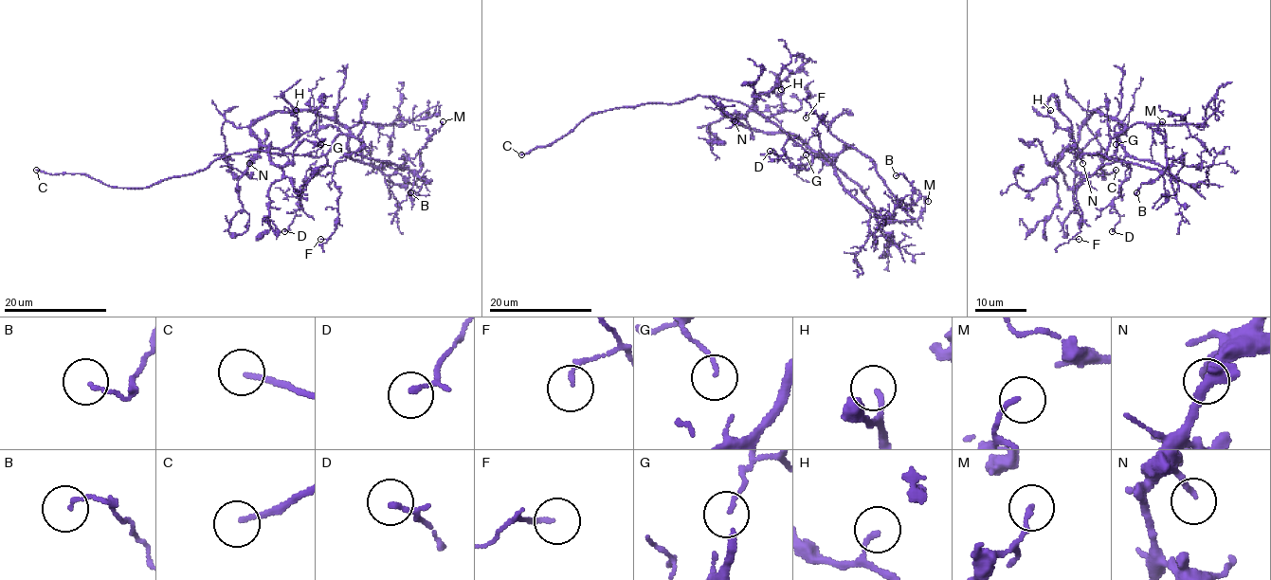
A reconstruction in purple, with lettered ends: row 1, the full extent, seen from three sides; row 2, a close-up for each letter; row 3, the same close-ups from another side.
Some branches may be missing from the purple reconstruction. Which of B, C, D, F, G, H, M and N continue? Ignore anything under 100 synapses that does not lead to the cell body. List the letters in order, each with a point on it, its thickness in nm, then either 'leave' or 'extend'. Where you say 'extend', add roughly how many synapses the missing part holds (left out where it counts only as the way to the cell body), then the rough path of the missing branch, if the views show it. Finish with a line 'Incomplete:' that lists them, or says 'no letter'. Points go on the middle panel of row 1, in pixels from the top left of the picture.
B: place (896, 175); calibre 110 nm; leave
C: place (521, 154); calibre 150 nm; extend; course (521, 154), (494, 160), (489, 165)
D: place (770, 151); calibre 90 nm; leave
F: place (806, 117); calibre 140 nm; leave
G: place (806, 154); calibre 70 nm; leave
H: place (781, 89); calibre 150 nm; leave
M: place (928, 201); calibre 120 nm; leave
N: place (735, 121); calibre 190 nm; leave
Incomplete: C

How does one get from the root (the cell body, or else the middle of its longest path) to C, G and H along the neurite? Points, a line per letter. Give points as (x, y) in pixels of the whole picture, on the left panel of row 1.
C: (275, 153), (246, 150), (224, 155), (203, 170), (145, 188), (113, 188), (81, 173), (50, 174), (36, 170)
G: (275, 153), (320, 156), (328, 152), (340, 131), (333, 126), (318, 130), (315, 135), (320, 144)
H: (275, 153), (281, 154), (296, 138), (296, 110)

